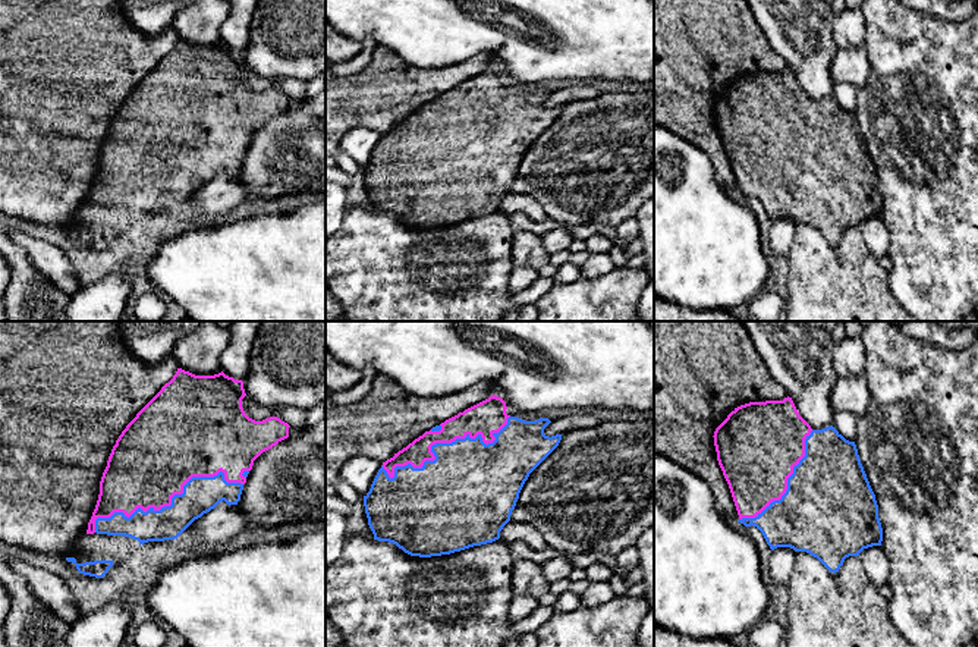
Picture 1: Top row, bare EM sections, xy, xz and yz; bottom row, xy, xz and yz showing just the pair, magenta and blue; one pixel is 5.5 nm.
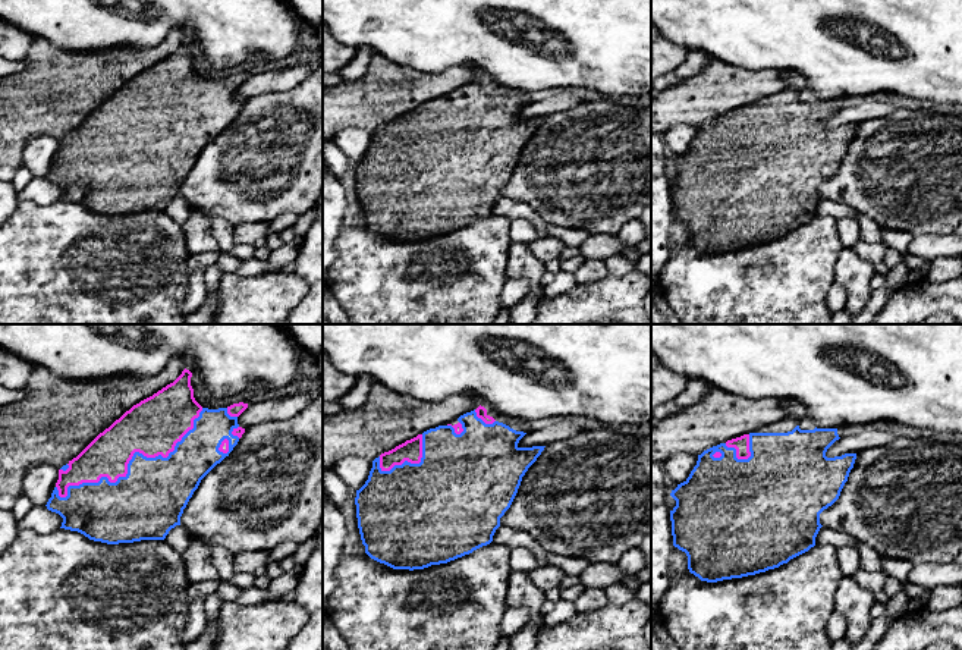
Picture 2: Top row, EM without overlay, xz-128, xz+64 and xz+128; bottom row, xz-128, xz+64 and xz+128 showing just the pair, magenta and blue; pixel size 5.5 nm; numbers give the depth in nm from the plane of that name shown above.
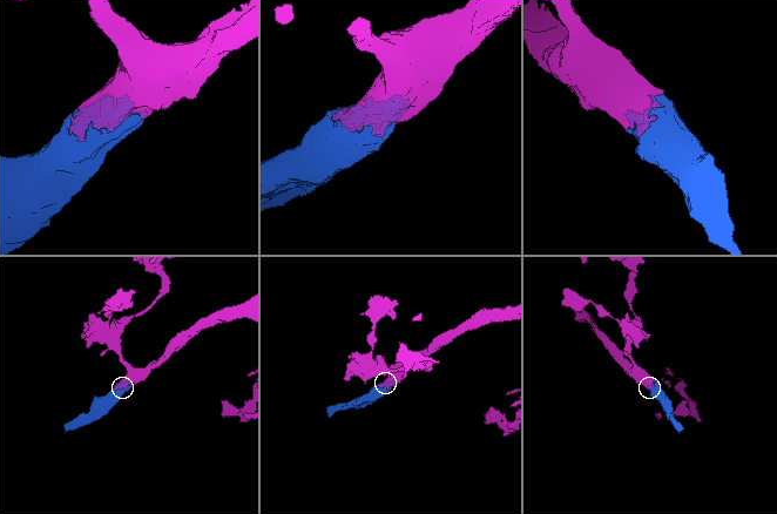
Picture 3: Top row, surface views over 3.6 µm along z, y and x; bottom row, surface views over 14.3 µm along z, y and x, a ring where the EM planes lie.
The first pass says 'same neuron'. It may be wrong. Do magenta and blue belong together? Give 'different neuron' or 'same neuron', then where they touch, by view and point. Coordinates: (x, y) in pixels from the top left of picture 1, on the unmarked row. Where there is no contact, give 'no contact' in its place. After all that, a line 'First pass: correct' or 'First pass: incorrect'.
same neuron; meets magenta in xy at (169, 176)
First pass: correct

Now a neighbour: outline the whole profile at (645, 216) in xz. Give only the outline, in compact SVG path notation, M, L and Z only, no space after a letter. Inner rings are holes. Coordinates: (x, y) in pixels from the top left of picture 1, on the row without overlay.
M654 197L641 205L636 220L641 227L639 238L644 242L642 254L647 258L644 271L648 276L636 308L638 321L654 321Z

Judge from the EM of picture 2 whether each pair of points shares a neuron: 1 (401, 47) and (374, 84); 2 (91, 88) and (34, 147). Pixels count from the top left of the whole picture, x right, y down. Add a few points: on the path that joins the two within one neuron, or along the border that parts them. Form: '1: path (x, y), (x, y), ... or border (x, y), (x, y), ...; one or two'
1: border (374, 52), (423, 74); two
2: border (59, 140), (31, 135), (22, 160); two

